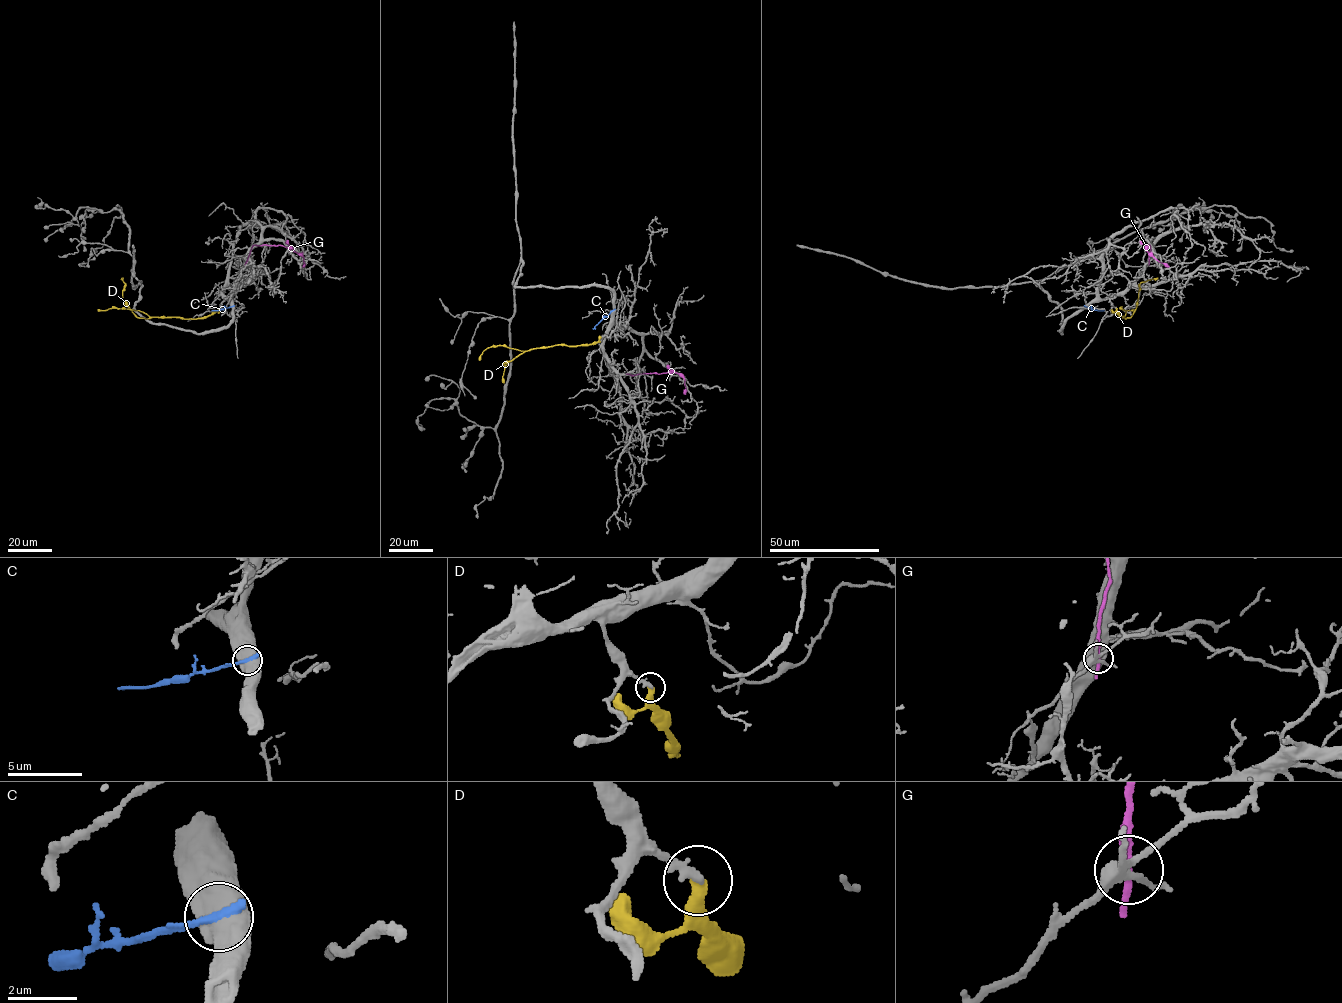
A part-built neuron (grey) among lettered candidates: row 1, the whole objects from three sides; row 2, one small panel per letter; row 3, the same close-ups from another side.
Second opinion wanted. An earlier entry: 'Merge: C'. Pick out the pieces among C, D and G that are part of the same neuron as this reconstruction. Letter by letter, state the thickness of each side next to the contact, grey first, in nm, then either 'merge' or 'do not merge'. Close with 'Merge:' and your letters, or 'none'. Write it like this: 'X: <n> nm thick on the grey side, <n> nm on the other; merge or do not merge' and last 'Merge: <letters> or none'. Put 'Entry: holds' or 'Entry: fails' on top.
Entry: fails
C: 650 nm thick on the grey side, 280 nm on the other; do not merge
D: 280 nm thick on the grey side, 380 nm on the other; do not merge
G: 320 nm thick on the grey side, 200 nm on the other; do not merge
Merge: none

